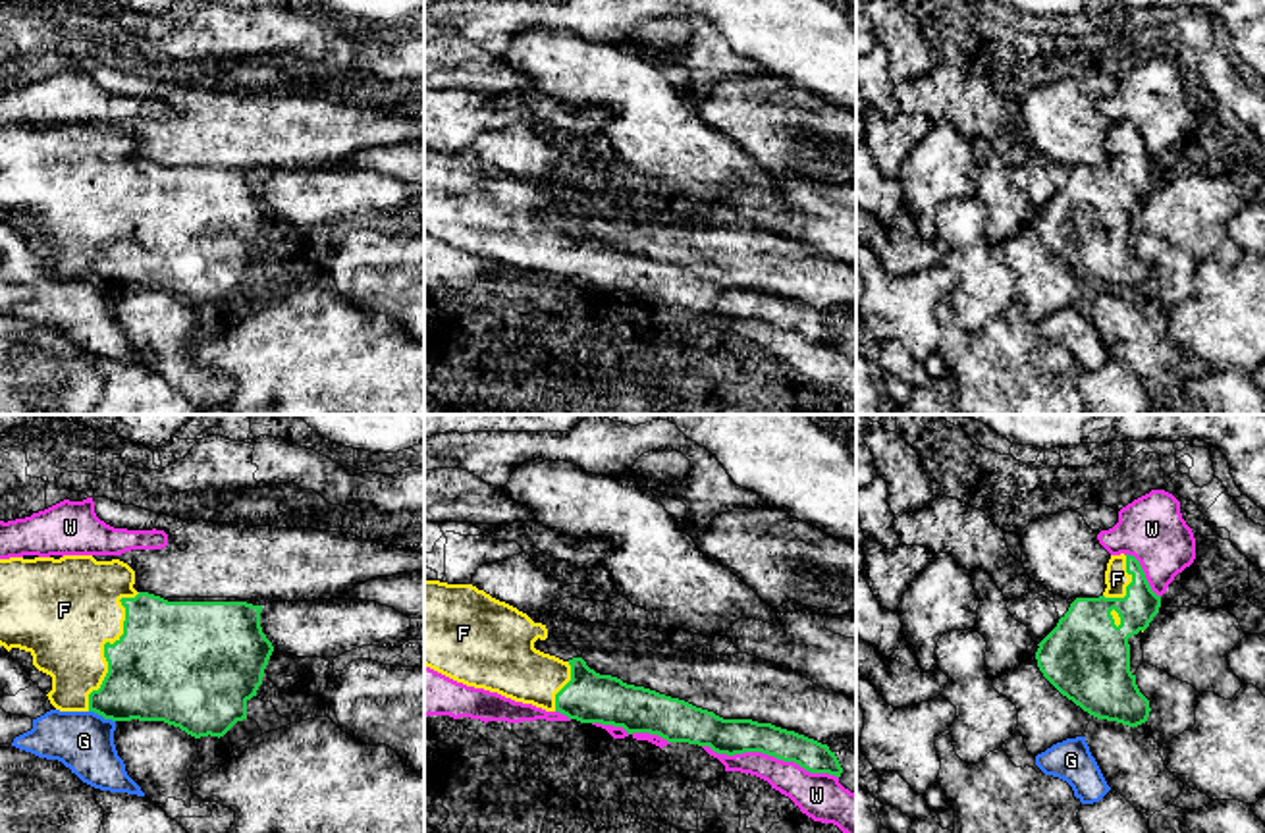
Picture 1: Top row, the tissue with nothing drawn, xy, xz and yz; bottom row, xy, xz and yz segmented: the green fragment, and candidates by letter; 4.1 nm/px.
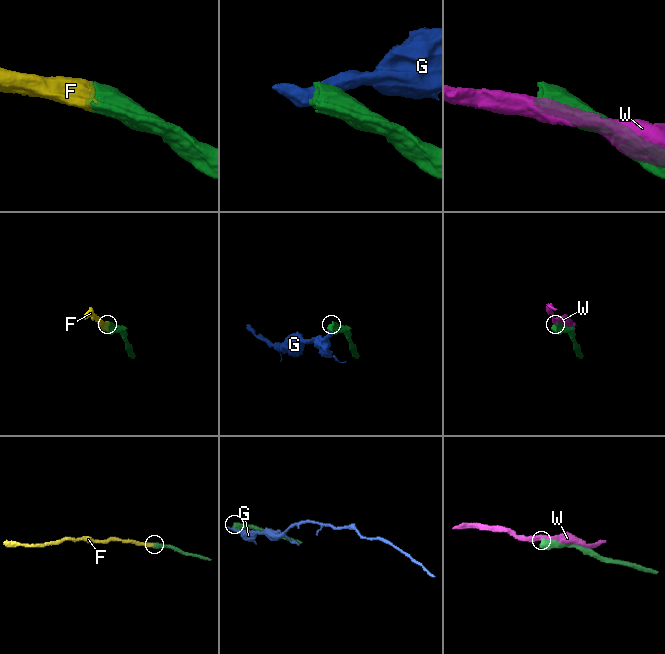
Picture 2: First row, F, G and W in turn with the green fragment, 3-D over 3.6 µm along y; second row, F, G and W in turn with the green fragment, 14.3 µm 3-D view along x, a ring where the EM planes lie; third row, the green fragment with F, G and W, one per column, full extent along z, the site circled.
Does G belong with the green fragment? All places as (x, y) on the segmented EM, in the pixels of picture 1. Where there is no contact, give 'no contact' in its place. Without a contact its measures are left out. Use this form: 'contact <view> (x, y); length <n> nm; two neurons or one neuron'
contact xy (103, 716); length 120 nm; two neurons

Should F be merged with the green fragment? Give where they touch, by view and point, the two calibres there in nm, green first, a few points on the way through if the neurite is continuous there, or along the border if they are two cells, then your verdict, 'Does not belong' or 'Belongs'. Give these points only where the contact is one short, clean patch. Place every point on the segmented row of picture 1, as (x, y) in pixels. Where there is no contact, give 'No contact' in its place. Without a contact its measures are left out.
Touches green at xy (105, 644). Thickness 420 nm (green) against 440 nm. Belongs

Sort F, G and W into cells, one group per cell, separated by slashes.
F / G / W

